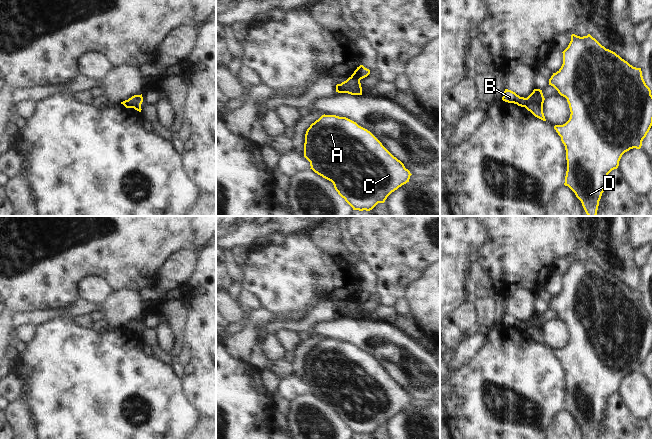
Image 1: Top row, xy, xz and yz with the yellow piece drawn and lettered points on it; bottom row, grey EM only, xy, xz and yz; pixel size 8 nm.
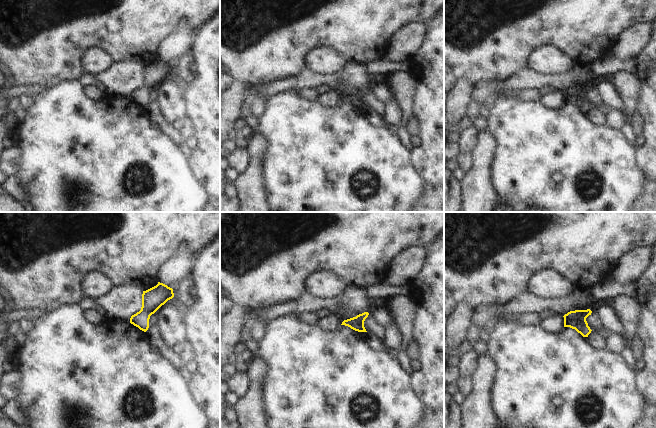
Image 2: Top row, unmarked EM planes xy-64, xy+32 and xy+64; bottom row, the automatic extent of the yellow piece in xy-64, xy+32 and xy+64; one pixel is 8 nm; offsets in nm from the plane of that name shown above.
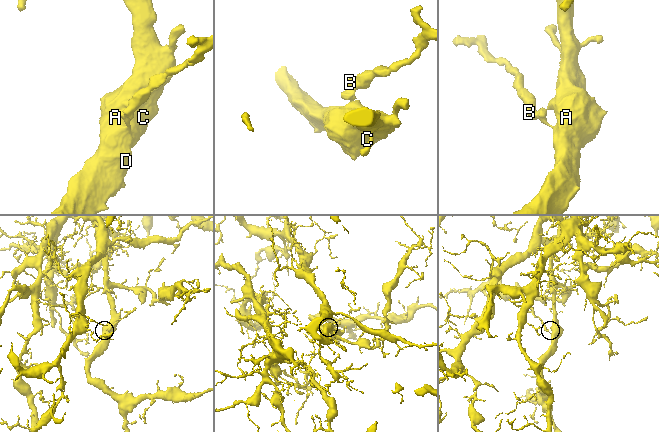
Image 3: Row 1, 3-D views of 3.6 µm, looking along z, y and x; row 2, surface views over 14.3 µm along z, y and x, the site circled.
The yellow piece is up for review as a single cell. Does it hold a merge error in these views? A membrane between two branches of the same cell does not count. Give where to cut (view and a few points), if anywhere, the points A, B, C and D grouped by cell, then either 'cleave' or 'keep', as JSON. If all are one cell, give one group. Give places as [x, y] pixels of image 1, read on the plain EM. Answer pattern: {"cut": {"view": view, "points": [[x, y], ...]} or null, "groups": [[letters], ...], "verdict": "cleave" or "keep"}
{"cut": {"view": "xz", "points": [[351, 300], [356, 300], [360, 303]]}, "groups": [["A", "C", "D"], ["B"]], "verdict": "cleave"}

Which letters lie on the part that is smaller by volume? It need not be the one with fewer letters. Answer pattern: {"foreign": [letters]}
{"foreign": ["B"]}

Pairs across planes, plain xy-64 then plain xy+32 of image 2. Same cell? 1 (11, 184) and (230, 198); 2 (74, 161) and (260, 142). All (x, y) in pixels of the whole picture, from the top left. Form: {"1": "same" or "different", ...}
{"1": "different", "2": "different"}

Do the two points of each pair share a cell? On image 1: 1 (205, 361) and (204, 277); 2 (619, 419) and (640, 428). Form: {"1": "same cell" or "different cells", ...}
{"1": "same cell", "2": "same cell"}

